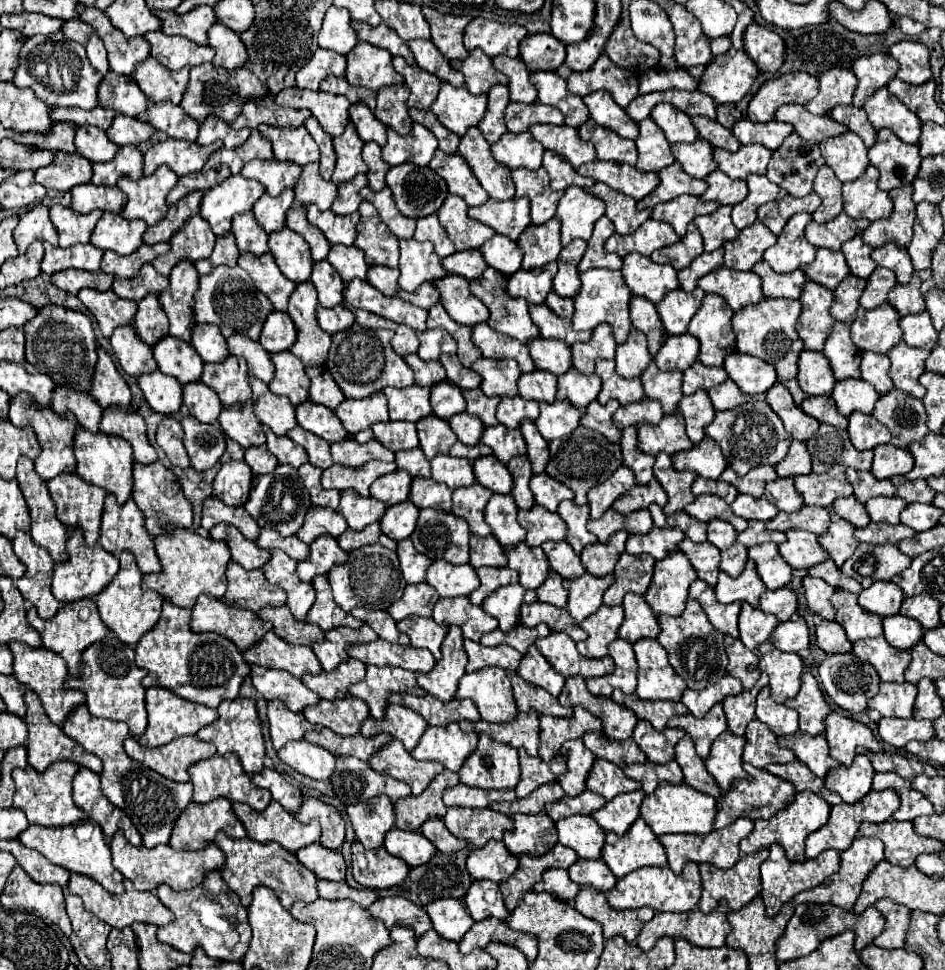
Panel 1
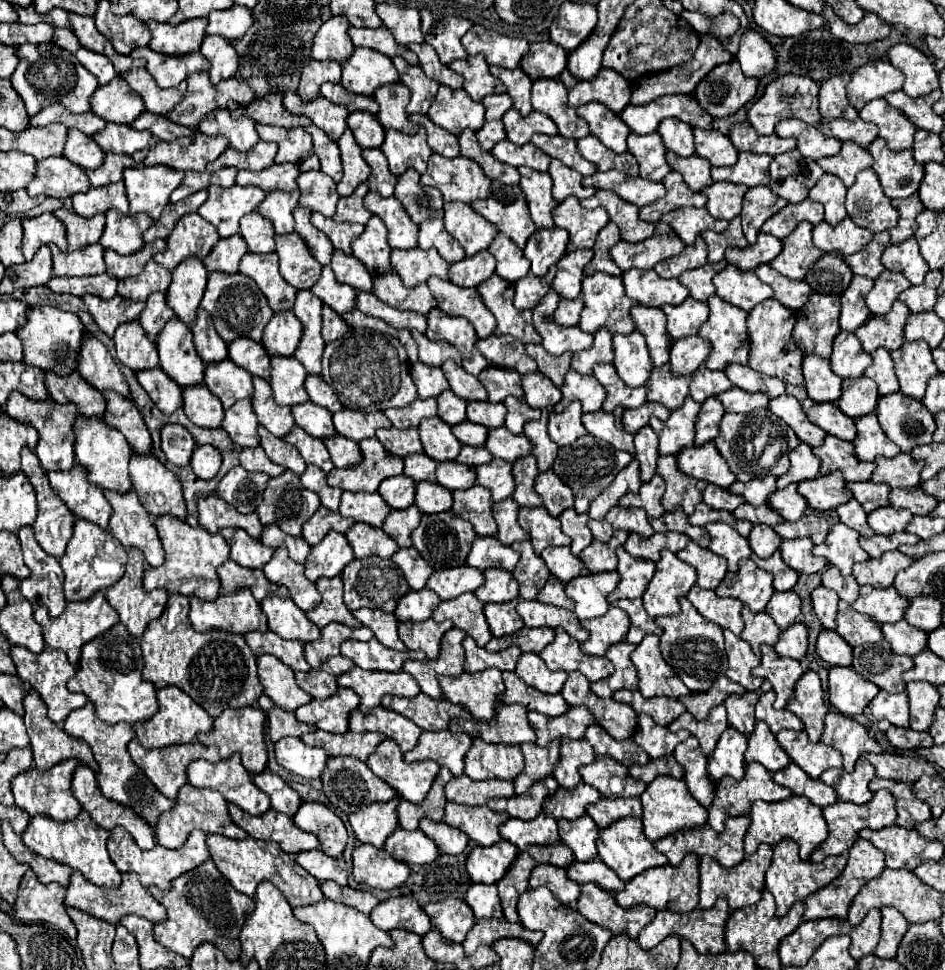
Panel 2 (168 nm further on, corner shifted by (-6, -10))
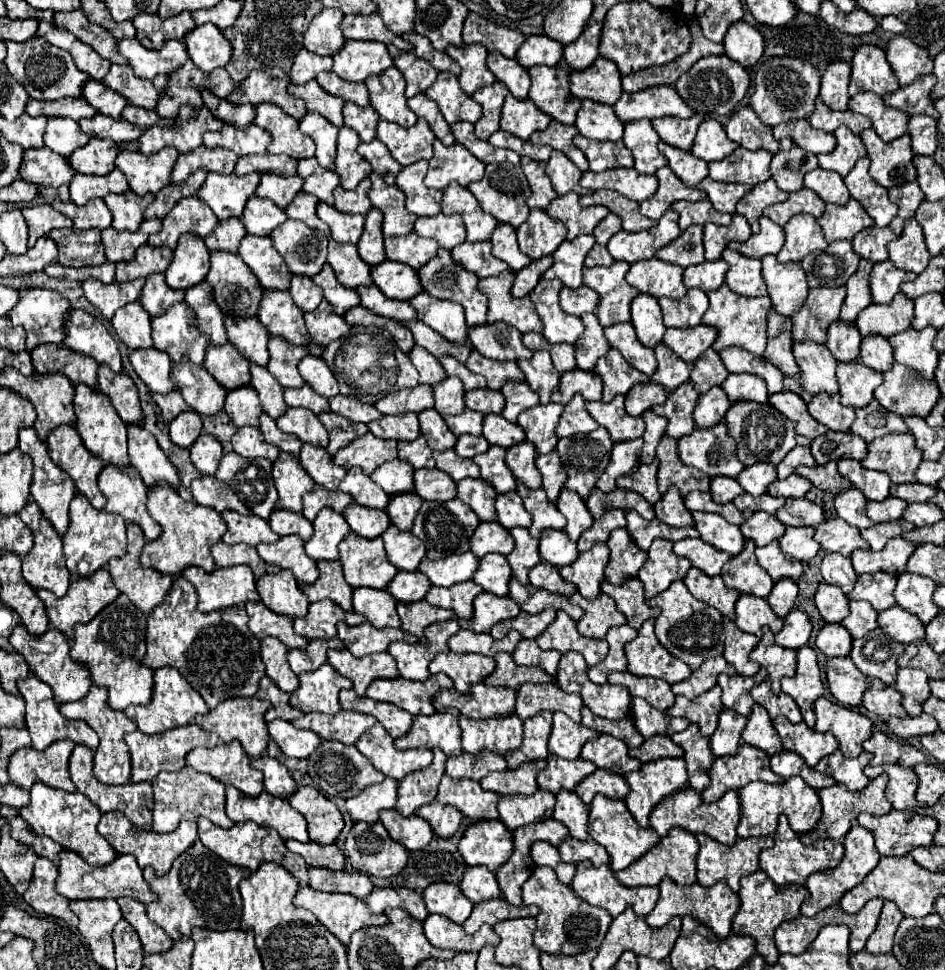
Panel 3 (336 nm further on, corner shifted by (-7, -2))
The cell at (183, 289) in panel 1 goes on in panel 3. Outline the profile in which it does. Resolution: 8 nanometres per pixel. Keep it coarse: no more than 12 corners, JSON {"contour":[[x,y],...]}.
{"contour":[[183,235],[165,271],[171,289],[189,289],[209,271],[201,237]]}

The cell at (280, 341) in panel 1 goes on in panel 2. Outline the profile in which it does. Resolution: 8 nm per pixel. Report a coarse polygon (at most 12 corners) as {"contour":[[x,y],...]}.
{"contour":[[292,311],[274,313],[262,339],[270,355],[292,355],[302,323]]}

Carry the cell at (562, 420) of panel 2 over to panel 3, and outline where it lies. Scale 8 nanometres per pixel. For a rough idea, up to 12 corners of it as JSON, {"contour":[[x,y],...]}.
{"contour":[[581,395],[565,405],[557,435],[589,433],[599,423],[591,419]]}

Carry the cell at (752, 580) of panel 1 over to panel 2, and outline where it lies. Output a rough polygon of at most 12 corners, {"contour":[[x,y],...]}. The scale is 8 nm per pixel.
{"contour":[[744,559],[716,595],[762,613],[774,595],[768,571]]}

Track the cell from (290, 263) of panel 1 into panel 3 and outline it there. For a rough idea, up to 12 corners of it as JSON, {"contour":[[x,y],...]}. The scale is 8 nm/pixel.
{"contour":[[287,219],[269,237],[291,273],[313,277],[329,239]]}

